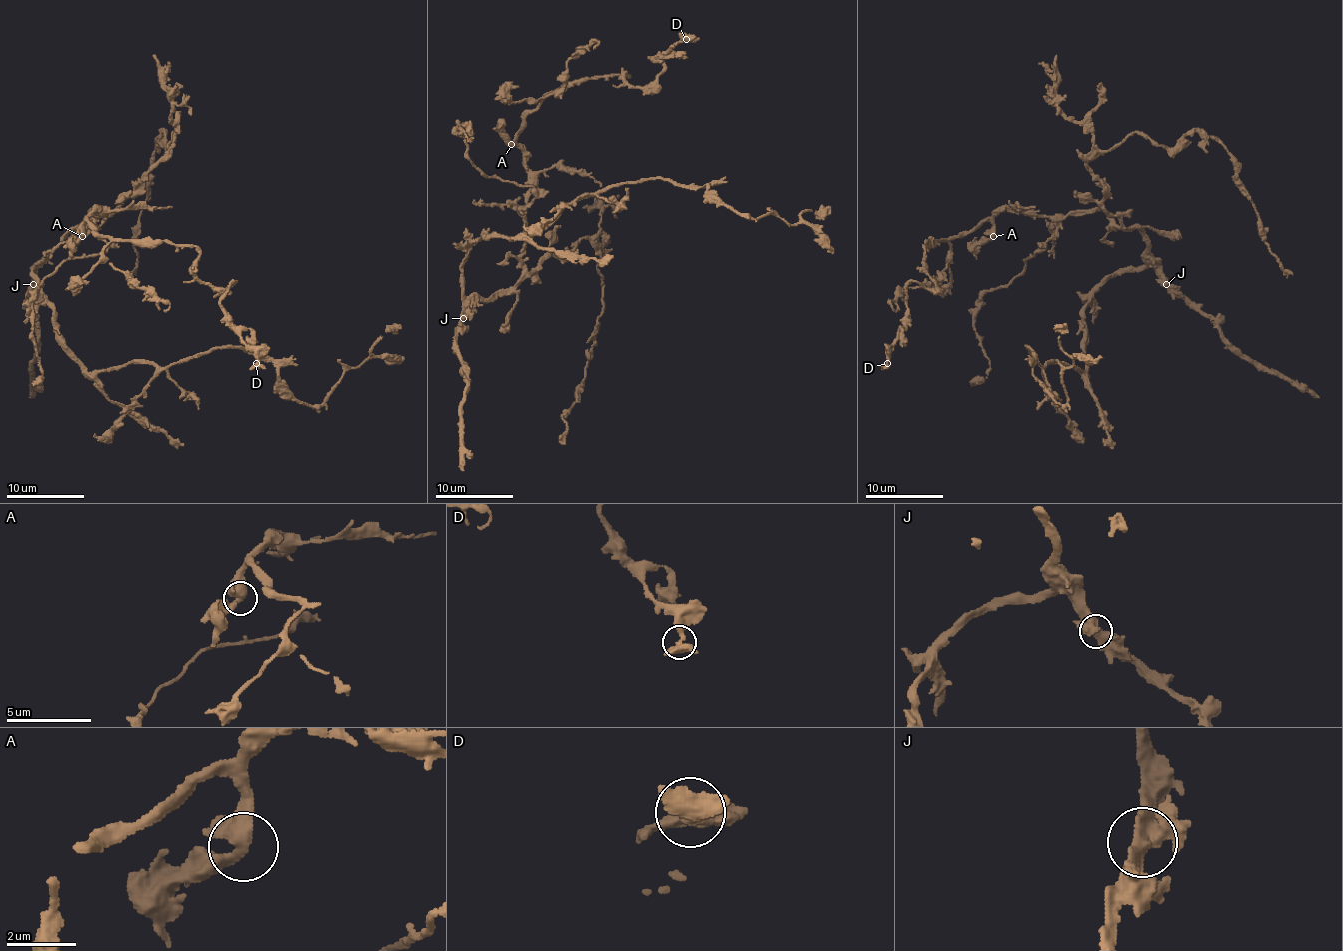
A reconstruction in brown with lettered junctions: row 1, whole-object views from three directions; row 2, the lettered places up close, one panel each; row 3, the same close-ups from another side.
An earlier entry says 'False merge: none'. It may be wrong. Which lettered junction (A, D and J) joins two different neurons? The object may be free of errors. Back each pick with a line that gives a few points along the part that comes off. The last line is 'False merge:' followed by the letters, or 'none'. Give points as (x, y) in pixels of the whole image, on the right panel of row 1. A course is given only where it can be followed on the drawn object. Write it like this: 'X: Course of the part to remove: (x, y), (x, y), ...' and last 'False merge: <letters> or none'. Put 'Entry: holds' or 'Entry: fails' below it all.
False merge: none
Entry: holds

